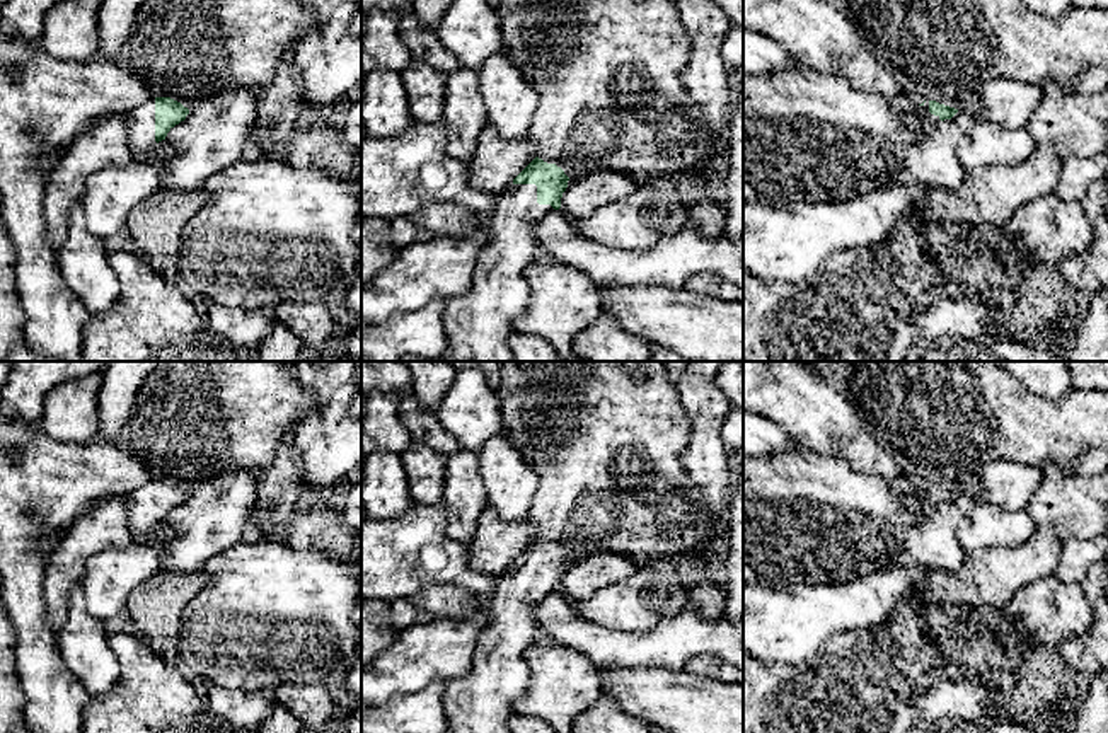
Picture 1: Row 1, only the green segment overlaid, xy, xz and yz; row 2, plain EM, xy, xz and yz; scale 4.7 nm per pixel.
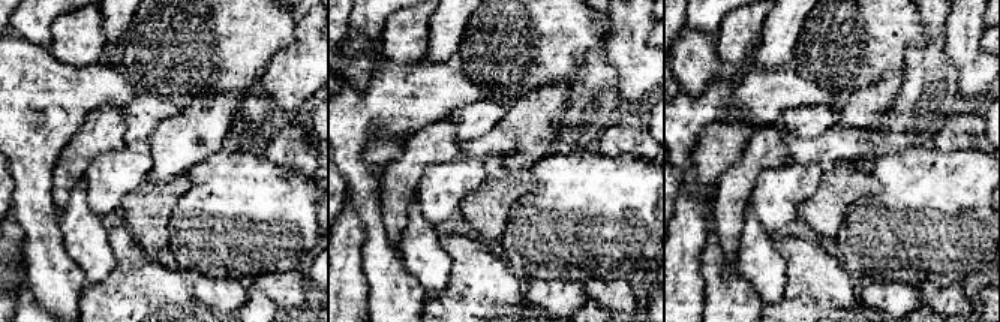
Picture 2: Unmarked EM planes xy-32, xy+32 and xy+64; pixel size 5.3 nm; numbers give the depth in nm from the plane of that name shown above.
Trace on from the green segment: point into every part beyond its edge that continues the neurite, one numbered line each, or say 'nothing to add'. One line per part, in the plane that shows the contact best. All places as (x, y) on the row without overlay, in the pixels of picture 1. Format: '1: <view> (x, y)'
1: xz (605, 438)
2: xz (481, 701)

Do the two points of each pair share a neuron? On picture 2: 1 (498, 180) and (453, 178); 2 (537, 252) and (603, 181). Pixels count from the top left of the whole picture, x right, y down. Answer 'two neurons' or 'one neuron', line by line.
1: two neurons
2: one neuron

